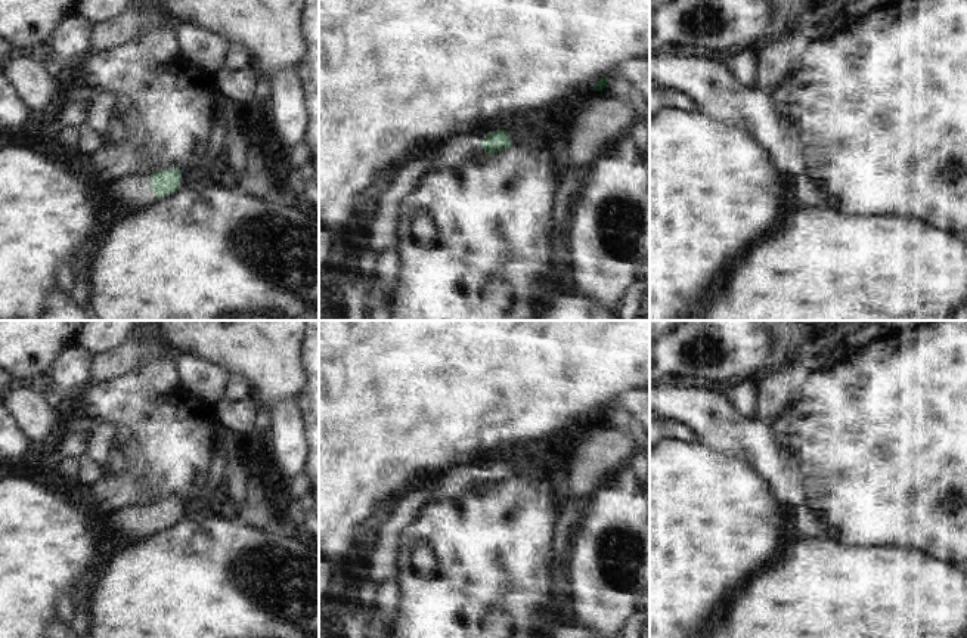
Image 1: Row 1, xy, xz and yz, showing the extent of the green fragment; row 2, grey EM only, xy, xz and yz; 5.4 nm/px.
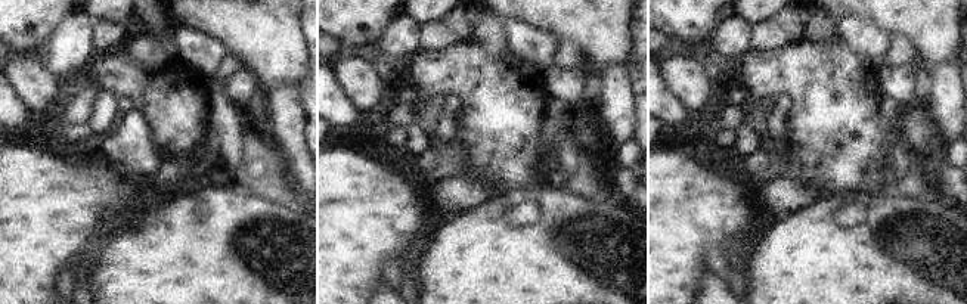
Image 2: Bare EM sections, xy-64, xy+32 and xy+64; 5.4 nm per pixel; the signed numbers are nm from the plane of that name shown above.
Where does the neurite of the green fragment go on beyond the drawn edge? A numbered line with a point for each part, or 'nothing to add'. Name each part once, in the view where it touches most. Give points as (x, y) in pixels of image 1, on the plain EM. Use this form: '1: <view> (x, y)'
1: xy (135, 522)

